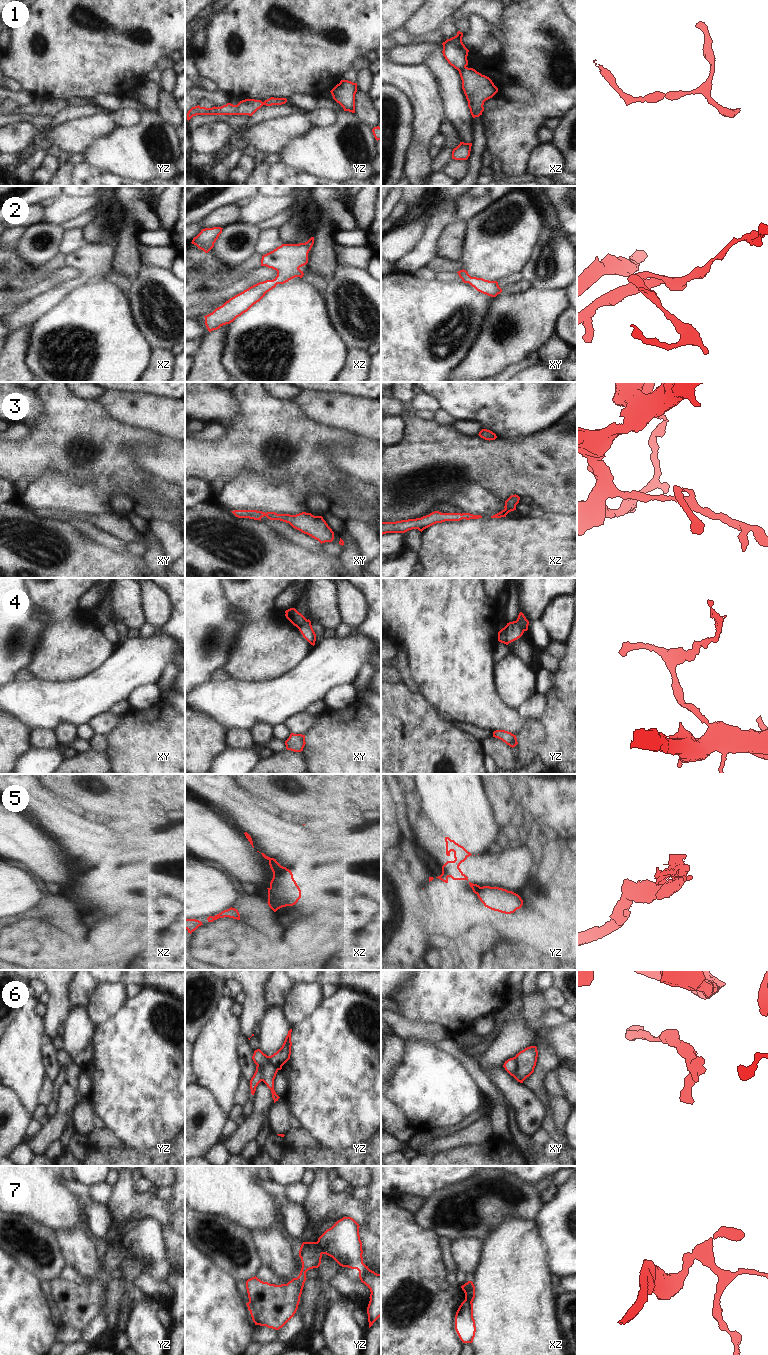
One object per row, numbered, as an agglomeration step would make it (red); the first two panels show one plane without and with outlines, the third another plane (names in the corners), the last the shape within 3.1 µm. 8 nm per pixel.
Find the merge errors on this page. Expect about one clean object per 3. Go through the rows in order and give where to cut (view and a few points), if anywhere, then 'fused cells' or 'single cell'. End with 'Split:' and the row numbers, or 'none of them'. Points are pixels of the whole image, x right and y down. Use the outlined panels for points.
1: cut in xz along (465, 66), (459, 71); fused cells
2: no cut; single cell
3: no cut; single cell
4: cut in yz along (516, 620), (523, 631); fused cells
5: cut in xz along (287, 869), (273, 877); fused cells
6: cut in xy along (515, 1057), (516, 1075), (514, 1077); fused cells
7: cut in yz along (316, 1242), (322, 1253); fused cells
Split: 1, 4, 5, 6, 7

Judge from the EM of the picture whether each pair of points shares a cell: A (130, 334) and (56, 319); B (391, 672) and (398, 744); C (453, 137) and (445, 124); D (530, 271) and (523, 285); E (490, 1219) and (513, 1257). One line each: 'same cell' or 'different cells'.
A: same cell
B: different cells
C: same cell
D: different cells
E: different cells

